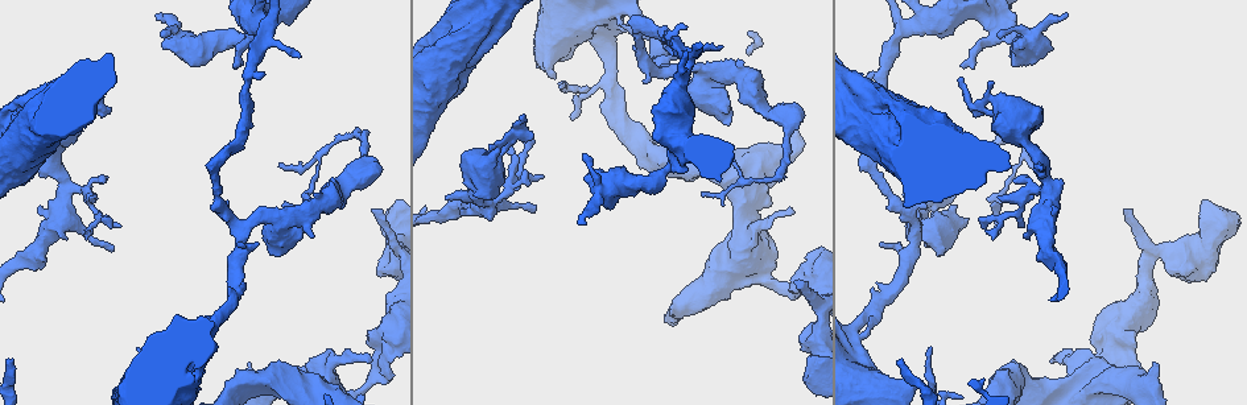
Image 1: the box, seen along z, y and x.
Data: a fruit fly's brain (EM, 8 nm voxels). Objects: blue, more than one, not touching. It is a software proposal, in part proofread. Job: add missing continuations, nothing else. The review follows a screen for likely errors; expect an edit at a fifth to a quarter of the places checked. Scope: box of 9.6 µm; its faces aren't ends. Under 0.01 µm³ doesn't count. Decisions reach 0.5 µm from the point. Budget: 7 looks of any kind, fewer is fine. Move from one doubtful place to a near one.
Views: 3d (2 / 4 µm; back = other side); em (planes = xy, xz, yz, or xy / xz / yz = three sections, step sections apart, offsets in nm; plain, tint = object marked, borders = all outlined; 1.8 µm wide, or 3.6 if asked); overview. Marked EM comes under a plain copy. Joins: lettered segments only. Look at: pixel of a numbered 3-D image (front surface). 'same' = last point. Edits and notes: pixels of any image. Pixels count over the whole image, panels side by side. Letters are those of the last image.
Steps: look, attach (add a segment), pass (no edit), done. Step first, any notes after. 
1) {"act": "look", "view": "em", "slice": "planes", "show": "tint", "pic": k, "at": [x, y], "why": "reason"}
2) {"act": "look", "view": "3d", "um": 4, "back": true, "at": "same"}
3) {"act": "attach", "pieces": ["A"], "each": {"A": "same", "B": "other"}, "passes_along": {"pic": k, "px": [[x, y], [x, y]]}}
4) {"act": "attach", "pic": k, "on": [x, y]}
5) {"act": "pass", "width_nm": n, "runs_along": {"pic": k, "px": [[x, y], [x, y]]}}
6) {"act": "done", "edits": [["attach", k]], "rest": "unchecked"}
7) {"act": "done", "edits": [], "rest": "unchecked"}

{"act": "look", "view": "3d", "um": 2, "pic": 1, "at": [966, 220], "why": "an open end"}

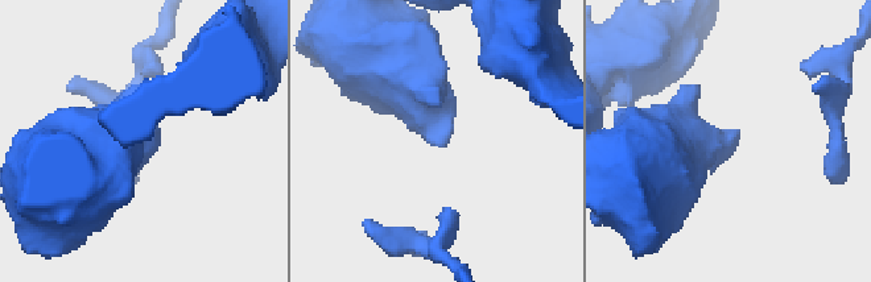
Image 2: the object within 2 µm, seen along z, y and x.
{"act": "look", "view": "em", "slice": "planes", "show": "tint", "pic": 2, "at": [443, 142], "why": "now the EM"}

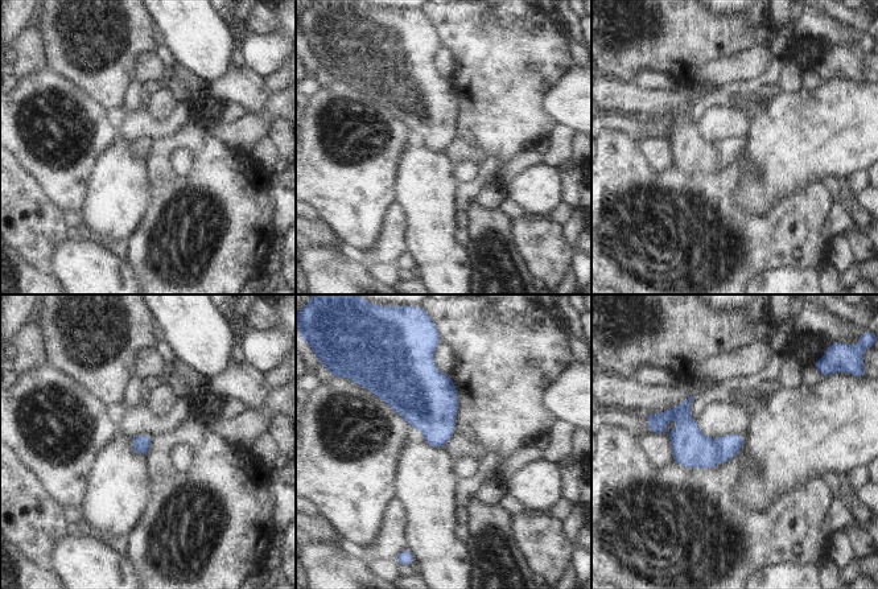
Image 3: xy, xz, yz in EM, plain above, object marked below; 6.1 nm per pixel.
{"act": "look", "view": "em", "slice": "planes", "show": "borders", "at": "same", "why": "what lies round it"}

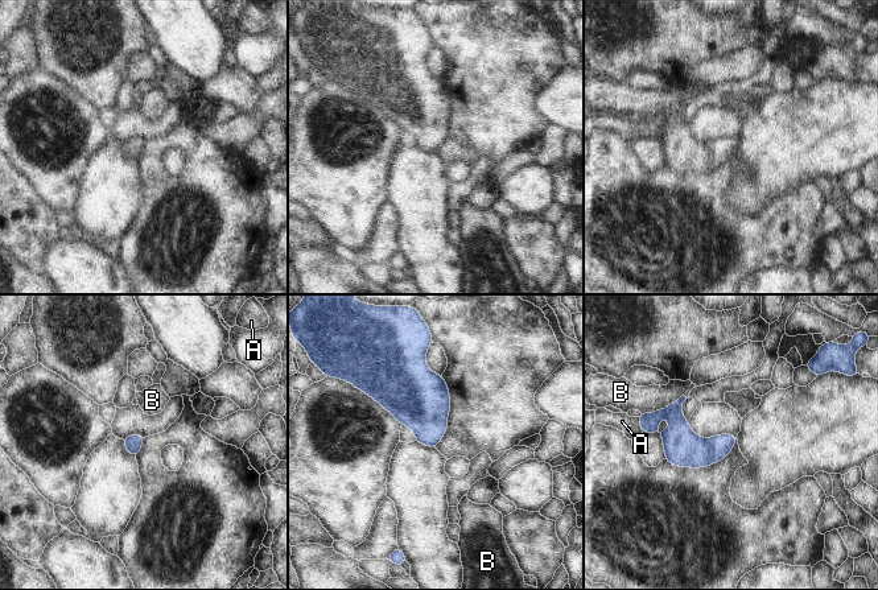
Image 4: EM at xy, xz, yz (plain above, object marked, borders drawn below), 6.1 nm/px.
{"act": "pass", "each": {"A": "other", "B": "other"}, "border": {"pic": 4, "px": [[687, 397], [644, 413]]}, "found": "no lettered segment goes on from it"}

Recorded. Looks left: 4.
{"act": "look", "view": "3d", "um": 2, "pic": 1, "at": [351, 136], "why": "calibre changes"}

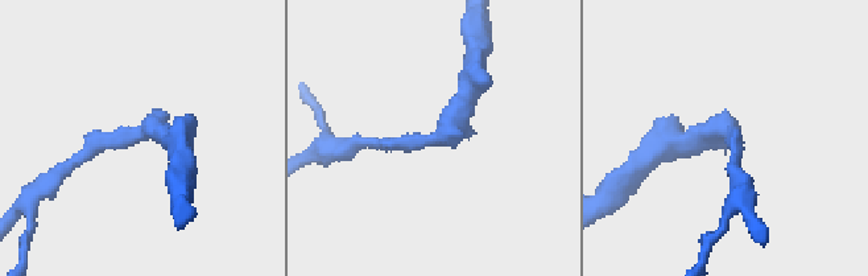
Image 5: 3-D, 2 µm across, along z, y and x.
{"act": "look", "view": "em", "slice": "xz", "step": 4, "show": "tint", "pic": 5, "at": [724, 132], "why": "need the tissue"}

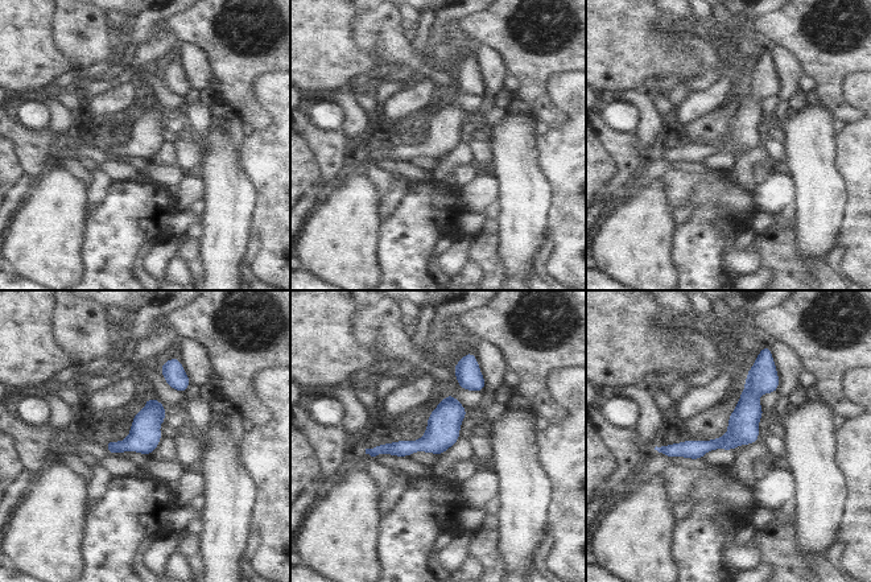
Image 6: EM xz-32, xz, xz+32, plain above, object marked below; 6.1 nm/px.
{"act": "look", "view": "em", "slice": "planes", "show": "borders", "at": "same"}

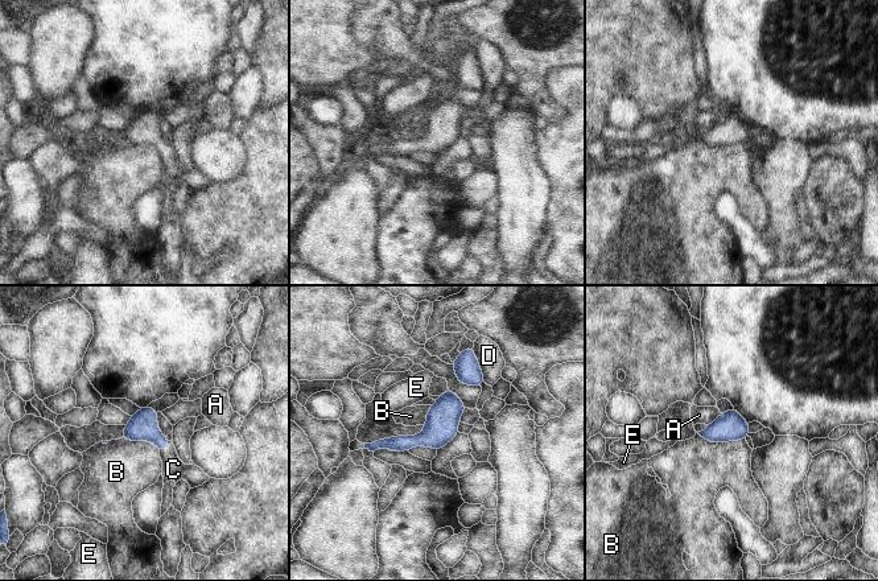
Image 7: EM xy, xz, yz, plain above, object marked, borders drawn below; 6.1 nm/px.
{"act": "attach", "pieces": ["C"], "each": {"A": "other", "B": "other", "C": "same", "D": "other", "E": "other"}, "passes_along": {"pic": 7, "px": [[141, 427], [167, 446], [173, 469]]}, "found": "it goes on there"}

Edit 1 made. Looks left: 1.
{"act": "done", "edits": [["attach", 7]], "rest": "unchecked"}

